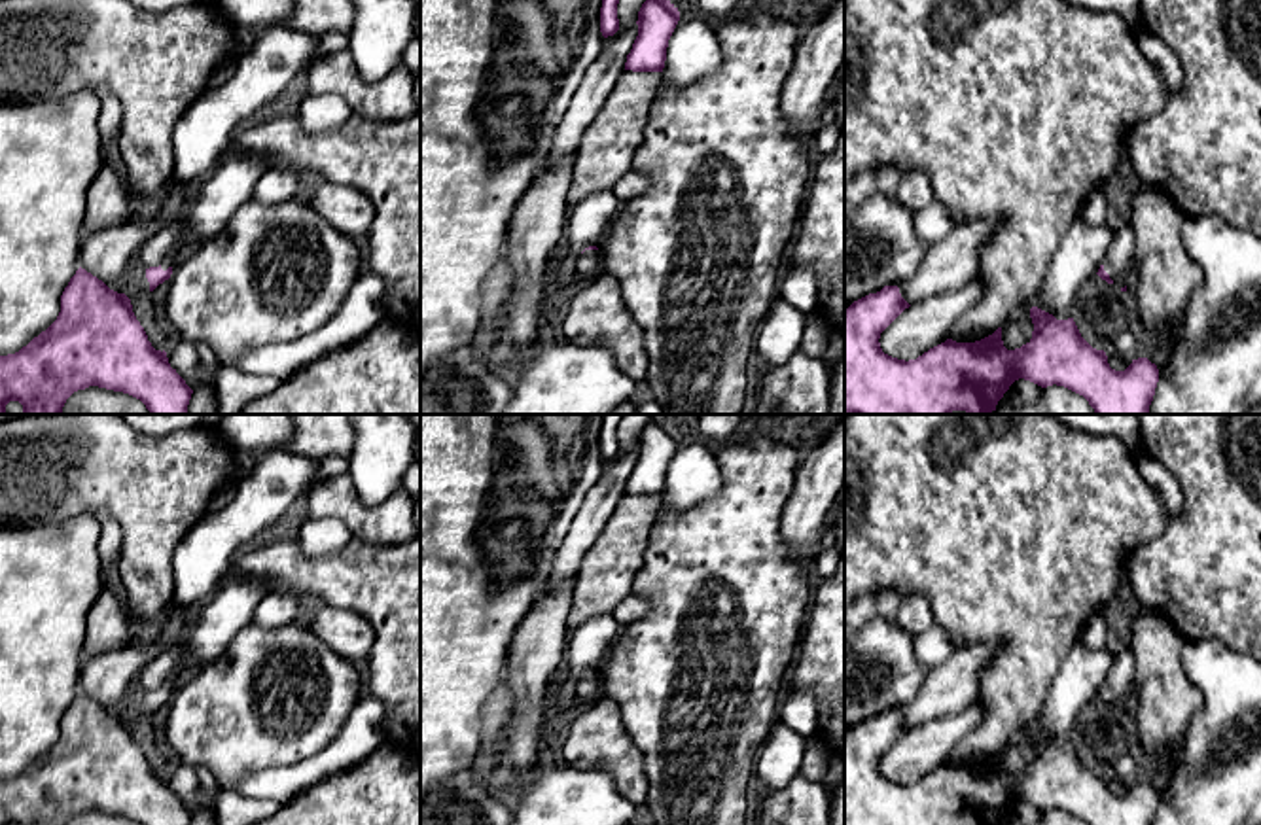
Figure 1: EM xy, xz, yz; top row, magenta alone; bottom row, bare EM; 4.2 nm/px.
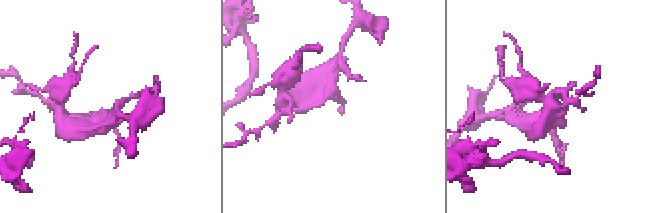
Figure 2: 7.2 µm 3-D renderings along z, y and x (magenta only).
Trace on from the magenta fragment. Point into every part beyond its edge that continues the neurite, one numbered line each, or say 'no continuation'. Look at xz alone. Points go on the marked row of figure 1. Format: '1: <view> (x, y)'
1: xz (589, 263)

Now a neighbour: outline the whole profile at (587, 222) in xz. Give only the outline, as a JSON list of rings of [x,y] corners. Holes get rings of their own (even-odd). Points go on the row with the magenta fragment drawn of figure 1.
[[[602,191],[587,197],[568,210],[564,225],[564,242],[568,244],[568,252],[566,257],[557,263],[551,276],[555,286],[576,276],[579,254],[589,246],[596,246],[604,238],[621,202],[623,201],[619,201],[612,191]]]

